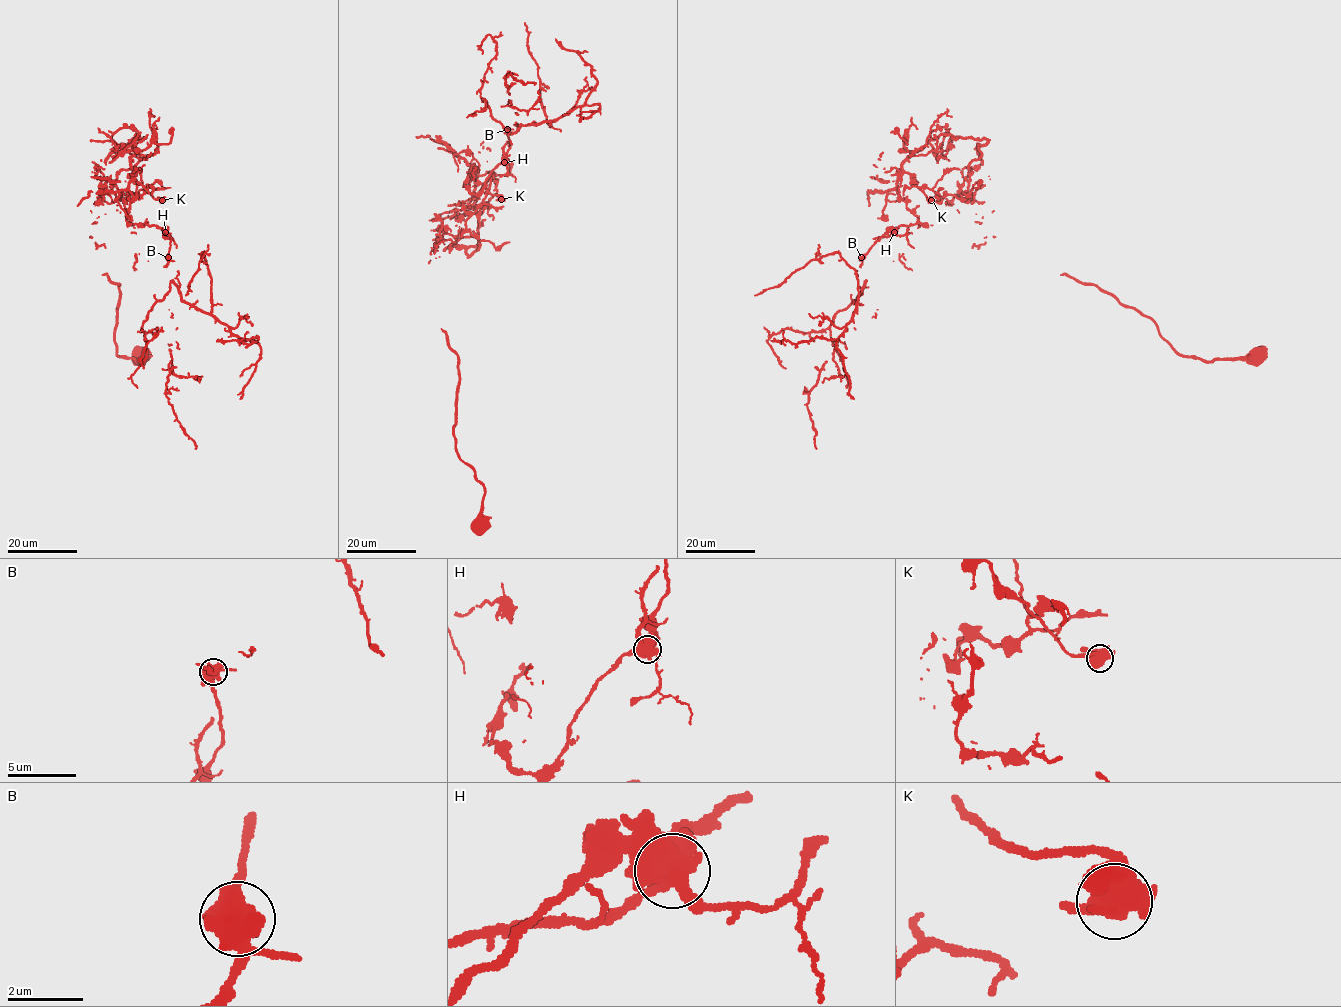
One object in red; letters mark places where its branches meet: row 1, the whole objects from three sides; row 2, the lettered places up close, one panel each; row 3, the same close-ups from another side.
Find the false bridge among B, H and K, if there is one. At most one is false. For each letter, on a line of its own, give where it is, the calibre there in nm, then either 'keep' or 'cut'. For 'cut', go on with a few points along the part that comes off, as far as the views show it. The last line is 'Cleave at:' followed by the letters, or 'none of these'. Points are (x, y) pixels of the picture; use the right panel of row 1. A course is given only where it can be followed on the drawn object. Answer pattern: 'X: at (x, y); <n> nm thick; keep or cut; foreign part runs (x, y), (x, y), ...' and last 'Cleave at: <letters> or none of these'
B: at (861, 257); 550 nm thick; keep
H: at (894, 232); 600 nm thick; cut; foreign part runs (895, 232), (906, 234), (908, 243), (914, 248)
K: at (931, 200); 550 nm thick; keep
Cleave at: H

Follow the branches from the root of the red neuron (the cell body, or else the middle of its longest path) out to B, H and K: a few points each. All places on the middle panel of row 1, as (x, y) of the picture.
B: (478, 526), (429, 262), (483, 203), (468, 164), (477, 194), (507, 129)
H: (478, 526), (429, 262), (485, 197), (468, 164), (477, 194), (505, 163)
K: (478, 526), (484, 487), (456, 448), (458, 360), (429, 262), (442, 226), (457, 236), (487, 190), (501, 199)

